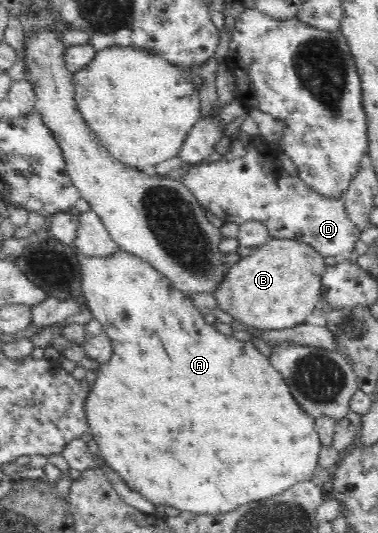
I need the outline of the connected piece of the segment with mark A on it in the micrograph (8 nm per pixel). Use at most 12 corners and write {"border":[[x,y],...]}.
{"border":[[134,254],[79,256],[85,402],[159,508],[311,481],[316,418]]}

